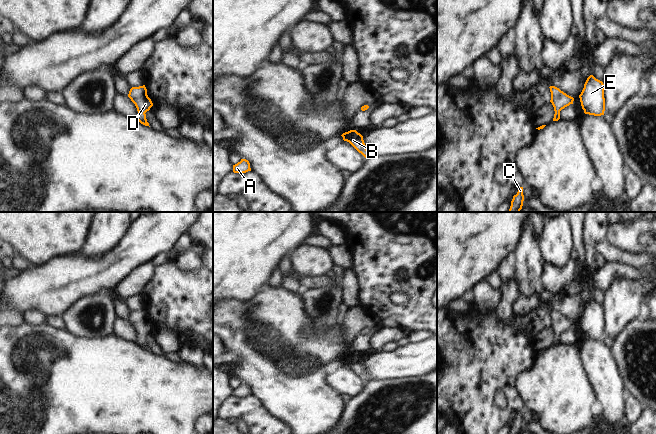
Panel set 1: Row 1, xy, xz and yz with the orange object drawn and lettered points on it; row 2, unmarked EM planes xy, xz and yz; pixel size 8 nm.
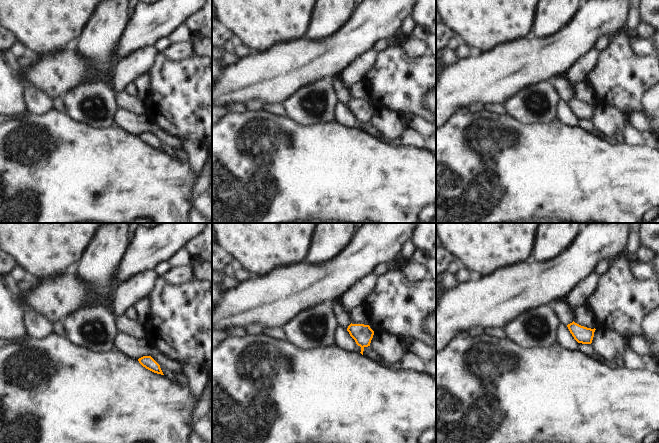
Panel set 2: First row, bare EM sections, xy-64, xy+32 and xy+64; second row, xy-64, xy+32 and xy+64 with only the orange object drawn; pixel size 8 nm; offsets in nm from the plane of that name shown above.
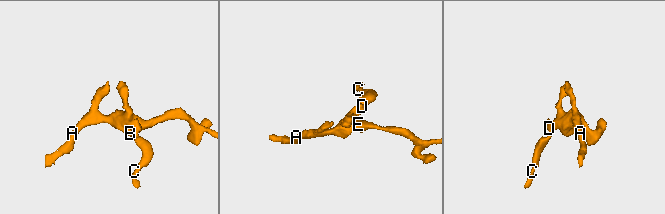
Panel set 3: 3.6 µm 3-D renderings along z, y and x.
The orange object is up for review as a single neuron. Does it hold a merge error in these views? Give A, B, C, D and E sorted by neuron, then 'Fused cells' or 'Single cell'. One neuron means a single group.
Groups: A B C D E. Single cell.

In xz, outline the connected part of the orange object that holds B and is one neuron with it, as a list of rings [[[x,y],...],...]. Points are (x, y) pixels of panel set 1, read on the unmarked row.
[[[350,354],[343,357],[341,360],[343,361],[344,365],[349,366],[365,382],[370,380],[364,367],[363,360],[356,354]]]

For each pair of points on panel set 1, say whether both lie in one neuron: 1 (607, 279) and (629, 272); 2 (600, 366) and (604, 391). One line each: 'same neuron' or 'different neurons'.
1: same neuron
2: same neuron

